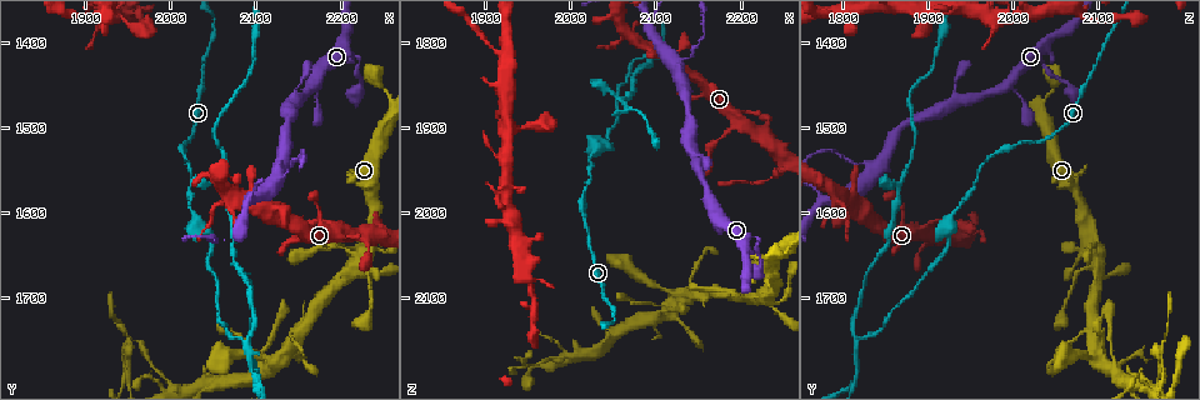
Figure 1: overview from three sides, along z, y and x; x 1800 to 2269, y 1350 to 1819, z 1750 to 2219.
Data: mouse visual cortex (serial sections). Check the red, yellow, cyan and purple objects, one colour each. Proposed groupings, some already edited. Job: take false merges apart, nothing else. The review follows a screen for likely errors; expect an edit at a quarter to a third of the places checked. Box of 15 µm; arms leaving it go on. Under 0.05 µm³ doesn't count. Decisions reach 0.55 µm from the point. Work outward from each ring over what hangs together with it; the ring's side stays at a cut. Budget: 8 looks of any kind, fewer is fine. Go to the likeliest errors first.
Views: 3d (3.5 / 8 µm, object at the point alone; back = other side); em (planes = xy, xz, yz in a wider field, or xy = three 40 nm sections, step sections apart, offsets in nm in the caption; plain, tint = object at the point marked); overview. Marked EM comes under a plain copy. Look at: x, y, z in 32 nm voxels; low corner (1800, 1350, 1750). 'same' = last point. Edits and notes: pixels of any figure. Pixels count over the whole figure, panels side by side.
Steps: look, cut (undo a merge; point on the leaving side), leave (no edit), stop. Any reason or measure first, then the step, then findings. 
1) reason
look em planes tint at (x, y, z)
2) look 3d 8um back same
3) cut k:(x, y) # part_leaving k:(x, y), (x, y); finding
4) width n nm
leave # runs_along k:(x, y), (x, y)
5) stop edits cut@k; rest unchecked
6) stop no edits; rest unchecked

small branch off a trunk
look 3d 3.5um at (2130, 1555, 1820)

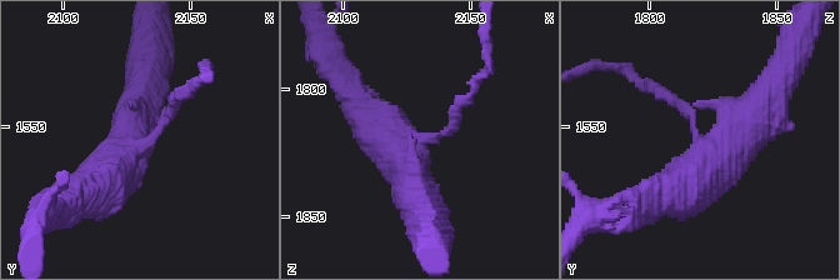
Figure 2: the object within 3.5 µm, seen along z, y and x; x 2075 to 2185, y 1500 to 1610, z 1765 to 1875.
look em xy step 5 tint at (2131, 1558, 1820)

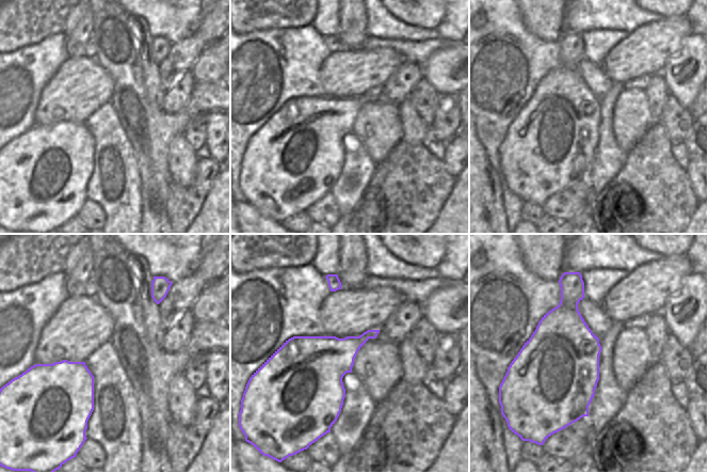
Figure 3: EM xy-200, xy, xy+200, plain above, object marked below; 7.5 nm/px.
cut 2:(453, 125) # part_leaving 2:(433, 138), (453, 125), (486, 64); two cells meet here

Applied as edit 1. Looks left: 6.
thick turns thin
look 3d 8um at (2045, 1635, 1925)

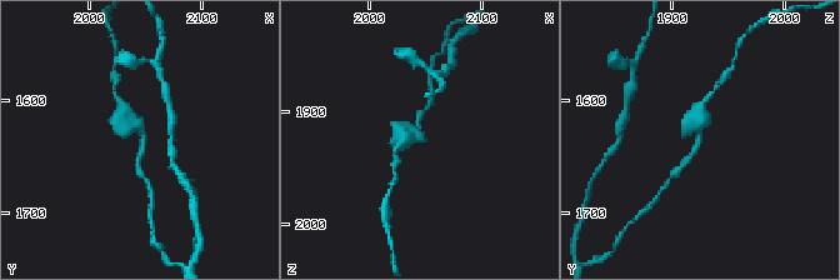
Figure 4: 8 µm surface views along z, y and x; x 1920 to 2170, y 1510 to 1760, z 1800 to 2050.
arm_widths 150, 450 nm; now the EM
look em planes tint at (2050, 1636, 1924)

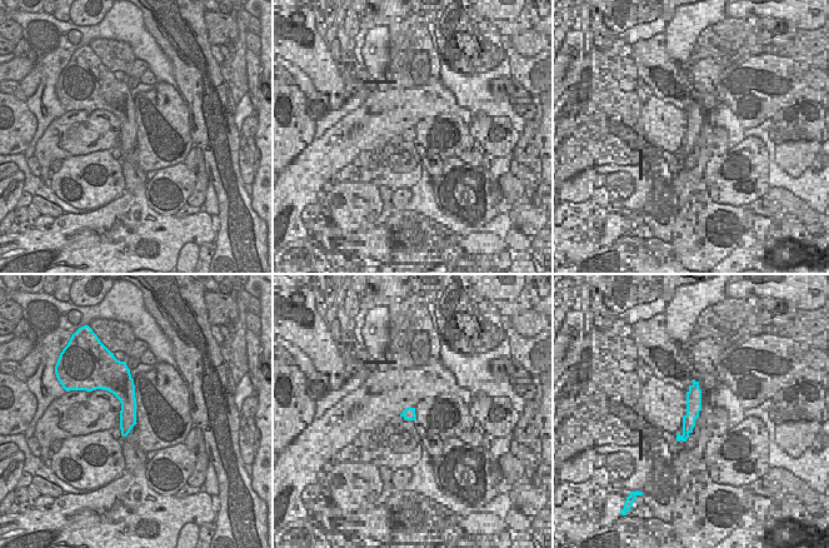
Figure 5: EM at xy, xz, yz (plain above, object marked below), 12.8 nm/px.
leave # runs_along 4:(699, 116), (699, 143), (678, 170); all the same cell

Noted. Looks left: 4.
arms part here
look 3d 8um at (2080, 1745, 1820)

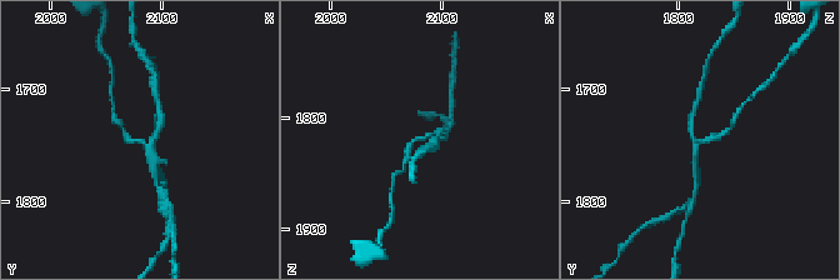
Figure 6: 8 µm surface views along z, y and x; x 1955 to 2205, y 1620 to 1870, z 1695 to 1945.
look 3d 3.5um at (2082, 1748, 1818)

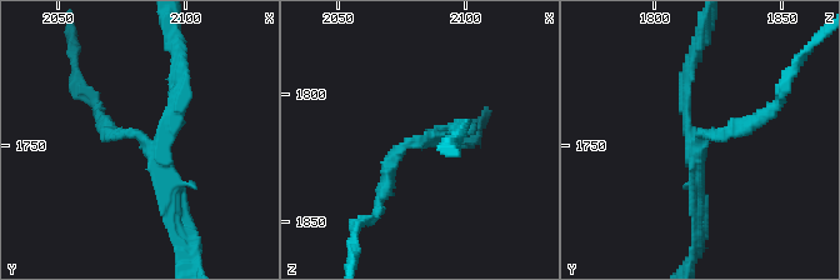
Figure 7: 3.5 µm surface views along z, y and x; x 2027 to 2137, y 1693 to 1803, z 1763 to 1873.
arms 3; arm_widths 150, 200, 200 nm; need the tissue
look em xy step 2 tint at (2082, 1746, 1817)

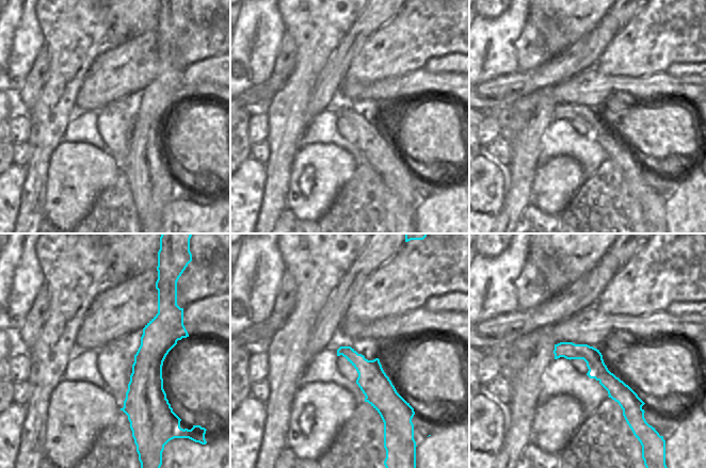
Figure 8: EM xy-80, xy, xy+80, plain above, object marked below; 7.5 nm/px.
width 220 nm
cut 7:(686, 99) # part_leaving 7:(694, 140), (688, 71), (700, 36); a second cell is stuck on

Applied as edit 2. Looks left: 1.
stop edits cut@2, cut@7; rest unchecked

